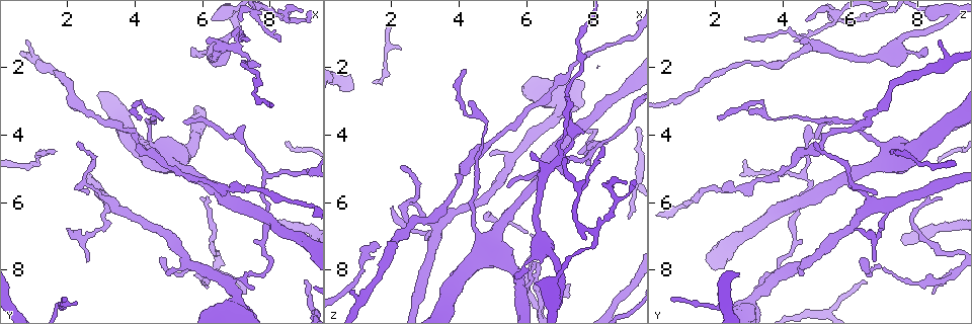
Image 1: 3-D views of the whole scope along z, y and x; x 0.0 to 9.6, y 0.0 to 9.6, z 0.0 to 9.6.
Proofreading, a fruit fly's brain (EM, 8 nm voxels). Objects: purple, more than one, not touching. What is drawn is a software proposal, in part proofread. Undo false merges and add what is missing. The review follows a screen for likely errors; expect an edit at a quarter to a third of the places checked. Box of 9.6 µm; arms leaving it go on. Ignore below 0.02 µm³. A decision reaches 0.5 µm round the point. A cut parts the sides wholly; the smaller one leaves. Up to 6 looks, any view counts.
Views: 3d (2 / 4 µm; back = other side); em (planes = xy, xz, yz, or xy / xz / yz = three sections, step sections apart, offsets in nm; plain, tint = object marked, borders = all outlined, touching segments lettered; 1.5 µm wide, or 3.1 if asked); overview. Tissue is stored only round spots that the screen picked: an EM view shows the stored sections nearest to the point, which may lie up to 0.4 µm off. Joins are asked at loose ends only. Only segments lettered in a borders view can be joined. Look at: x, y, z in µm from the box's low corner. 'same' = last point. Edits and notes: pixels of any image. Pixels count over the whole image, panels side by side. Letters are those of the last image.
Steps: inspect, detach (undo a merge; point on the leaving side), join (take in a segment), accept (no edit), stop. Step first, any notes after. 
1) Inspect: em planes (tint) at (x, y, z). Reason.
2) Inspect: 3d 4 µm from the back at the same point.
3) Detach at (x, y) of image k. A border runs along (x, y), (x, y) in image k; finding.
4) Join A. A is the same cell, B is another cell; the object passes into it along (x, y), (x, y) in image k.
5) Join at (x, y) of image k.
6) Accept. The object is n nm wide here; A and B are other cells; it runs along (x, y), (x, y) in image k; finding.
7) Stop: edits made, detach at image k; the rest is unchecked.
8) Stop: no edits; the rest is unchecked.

Inspect: em planes (borders) at (4.70, 3.40, 3.55). Sharp bend.

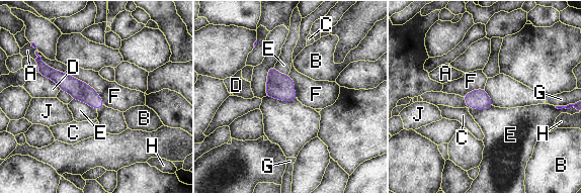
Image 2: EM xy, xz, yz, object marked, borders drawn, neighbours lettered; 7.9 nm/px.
Accept. A, B, C, D, E, F, G, H and J are other cells; it runs along (44, 71), (52, 73), (100, 104) in image 2; one neuron here.

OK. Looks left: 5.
Inspect: em planes (borders) at (2.25, 4.25, 4.90). An open end.

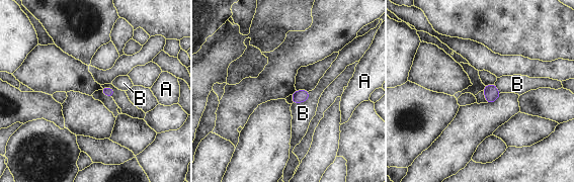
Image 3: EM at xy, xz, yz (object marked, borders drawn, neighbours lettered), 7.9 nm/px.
Accept. A and B are other cells; a border runs along (309, 91), (306, 100), (292, 104) in image 3; none of them fits.

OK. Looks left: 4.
Inspect: 3d 2 µm at (3.90, 3.90, 5.60). Thin neck.

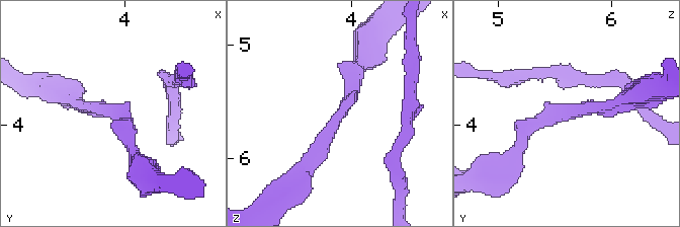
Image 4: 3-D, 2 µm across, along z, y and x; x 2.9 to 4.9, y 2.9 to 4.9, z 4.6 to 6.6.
Inspect: em planes (borders) at (3.96, 3.88, 5.54). The arms are 220, 240 nm wide.

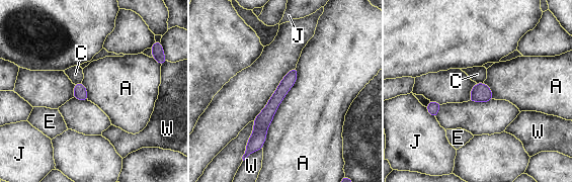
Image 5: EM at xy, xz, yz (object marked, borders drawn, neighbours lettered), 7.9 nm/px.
Accept. A, C, E, J and W are other cells; a border runs along (297, 67), (296, 82), (261, 148) in image 5; all the same neuron.

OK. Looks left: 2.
Stop: no edits; the rest is unchecked.

